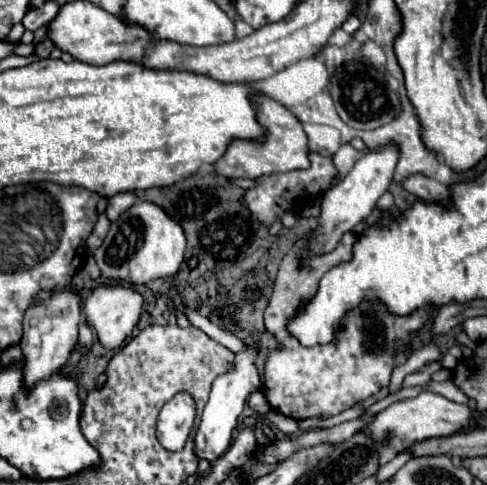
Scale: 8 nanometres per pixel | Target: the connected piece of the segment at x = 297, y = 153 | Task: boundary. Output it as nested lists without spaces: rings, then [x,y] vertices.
[[[269,96],[253,98],[253,104],[257,106],[259,122],[265,124],[267,136],[265,142],[251,142],[251,140],[233,140],[225,152],[225,156],[215,164],[215,170],[229,178],[261,178],[269,176],[273,172],[291,172],[291,170],[303,170],[311,166],[309,154],[309,138],[297,120],[293,112],[289,112],[285,106],[277,104]]]

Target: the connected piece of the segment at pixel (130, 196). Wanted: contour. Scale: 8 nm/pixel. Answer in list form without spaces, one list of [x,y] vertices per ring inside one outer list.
[[[119,192],[119,194],[111,196],[109,204],[107,204],[109,220],[117,220],[117,216],[121,216],[121,212],[125,212],[127,208],[131,208],[135,204],[135,200],[137,200],[135,192]]]

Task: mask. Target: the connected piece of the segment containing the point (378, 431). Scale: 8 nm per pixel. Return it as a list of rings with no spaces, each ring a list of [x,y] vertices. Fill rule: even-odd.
[[[425,390],[415,398],[399,400],[387,406],[385,410],[381,410],[379,414],[375,414],[373,420],[367,424],[367,432],[373,442],[373,450],[379,456],[379,466],[383,466],[417,442],[423,442],[427,438],[443,438],[443,436],[455,434],[457,430],[469,424],[469,418],[471,418],[469,406],[451,402],[441,394]]]

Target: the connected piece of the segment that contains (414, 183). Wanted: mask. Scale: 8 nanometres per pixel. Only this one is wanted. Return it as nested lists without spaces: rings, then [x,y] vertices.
[[[409,174],[407,178],[403,178],[401,186],[415,194],[417,198],[421,200],[431,200],[431,202],[443,202],[447,204],[449,202],[449,188],[443,186],[441,182],[437,182],[435,178],[429,178],[425,174]]]

